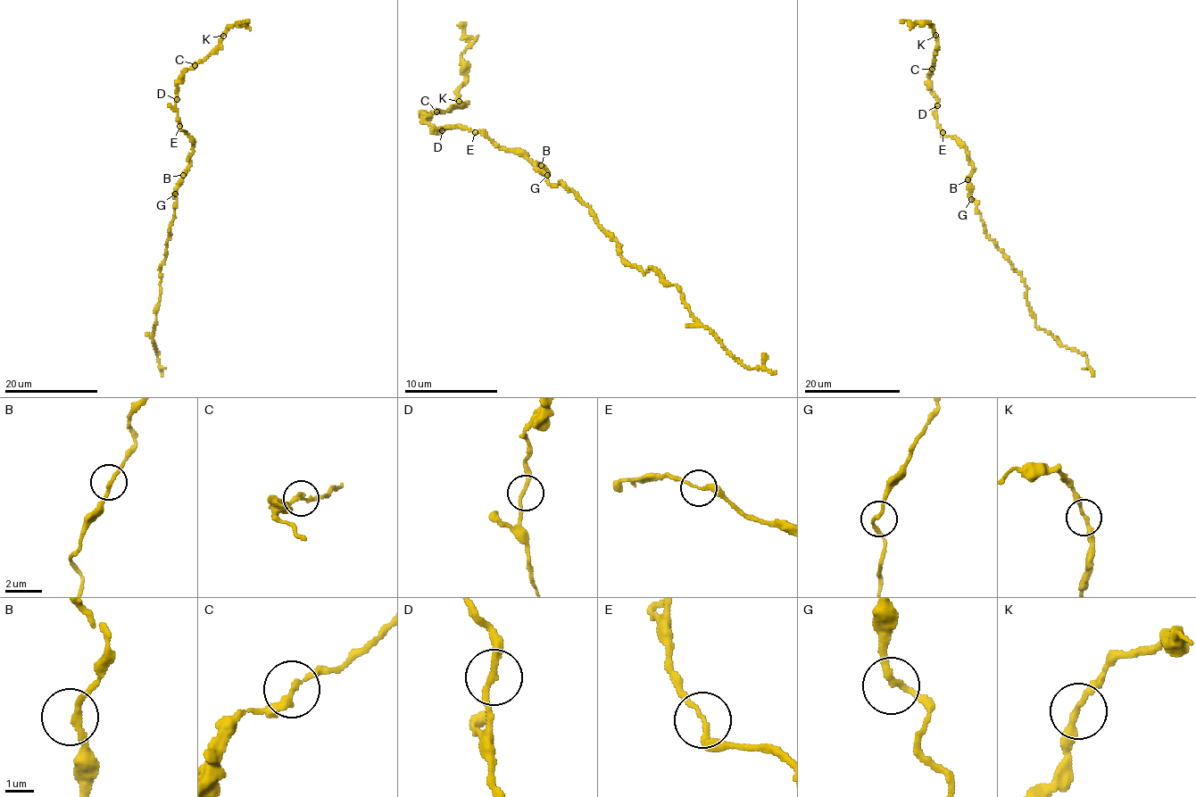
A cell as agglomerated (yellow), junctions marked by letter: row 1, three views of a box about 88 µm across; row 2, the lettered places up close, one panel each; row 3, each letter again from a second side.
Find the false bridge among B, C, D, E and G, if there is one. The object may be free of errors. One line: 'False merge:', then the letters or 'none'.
False merge: none

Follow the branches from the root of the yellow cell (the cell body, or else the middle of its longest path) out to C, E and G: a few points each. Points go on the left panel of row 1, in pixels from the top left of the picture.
C: (179, 182), (189, 165), (193, 145), (180, 128), (176, 107), (177, 84), (185, 70), (195, 65)
E: (179, 182), (189, 165), (188, 158), (193, 153), (193, 145), (189, 136), (179, 126)
G: (179, 182), (175, 194)

